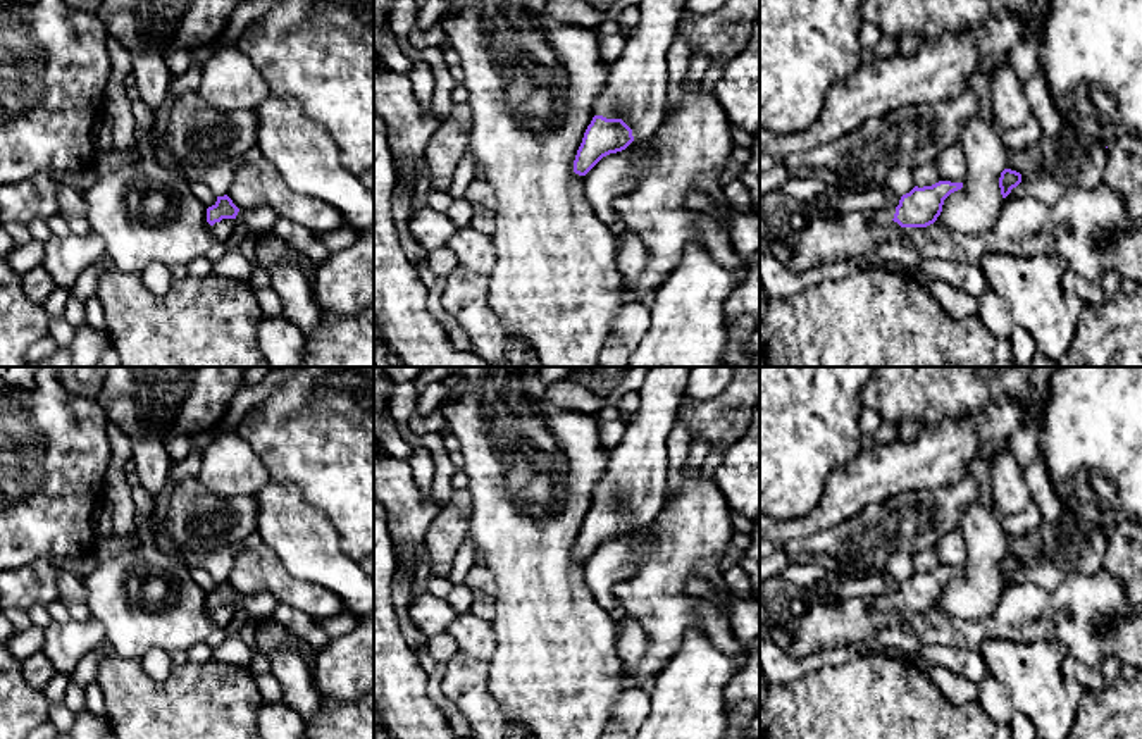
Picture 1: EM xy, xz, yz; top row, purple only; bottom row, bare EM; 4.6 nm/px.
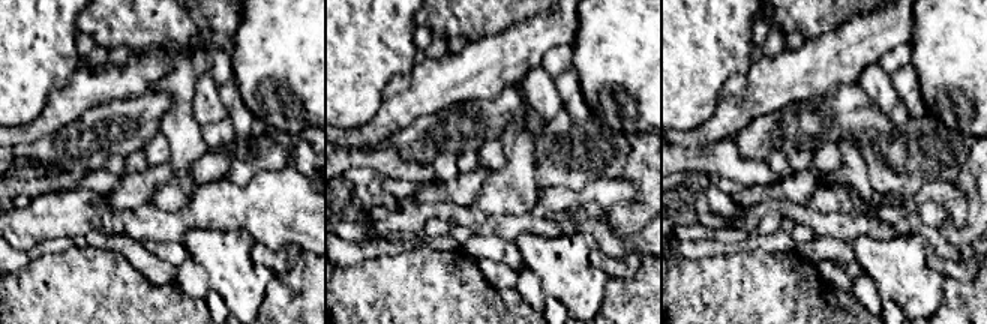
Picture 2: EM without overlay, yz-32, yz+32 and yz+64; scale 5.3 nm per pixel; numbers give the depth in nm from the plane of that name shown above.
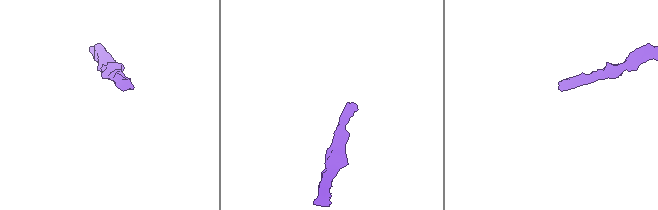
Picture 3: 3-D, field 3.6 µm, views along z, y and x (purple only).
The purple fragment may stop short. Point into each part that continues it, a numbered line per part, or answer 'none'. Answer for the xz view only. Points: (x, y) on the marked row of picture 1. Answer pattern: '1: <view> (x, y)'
1: xz (636, 92)

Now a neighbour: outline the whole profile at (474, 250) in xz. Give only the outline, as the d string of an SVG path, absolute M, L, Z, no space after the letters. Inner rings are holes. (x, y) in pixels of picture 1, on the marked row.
M470 226L460 227L446 246L456 255L460 267L484 276L491 274L496 262L491 236Z

